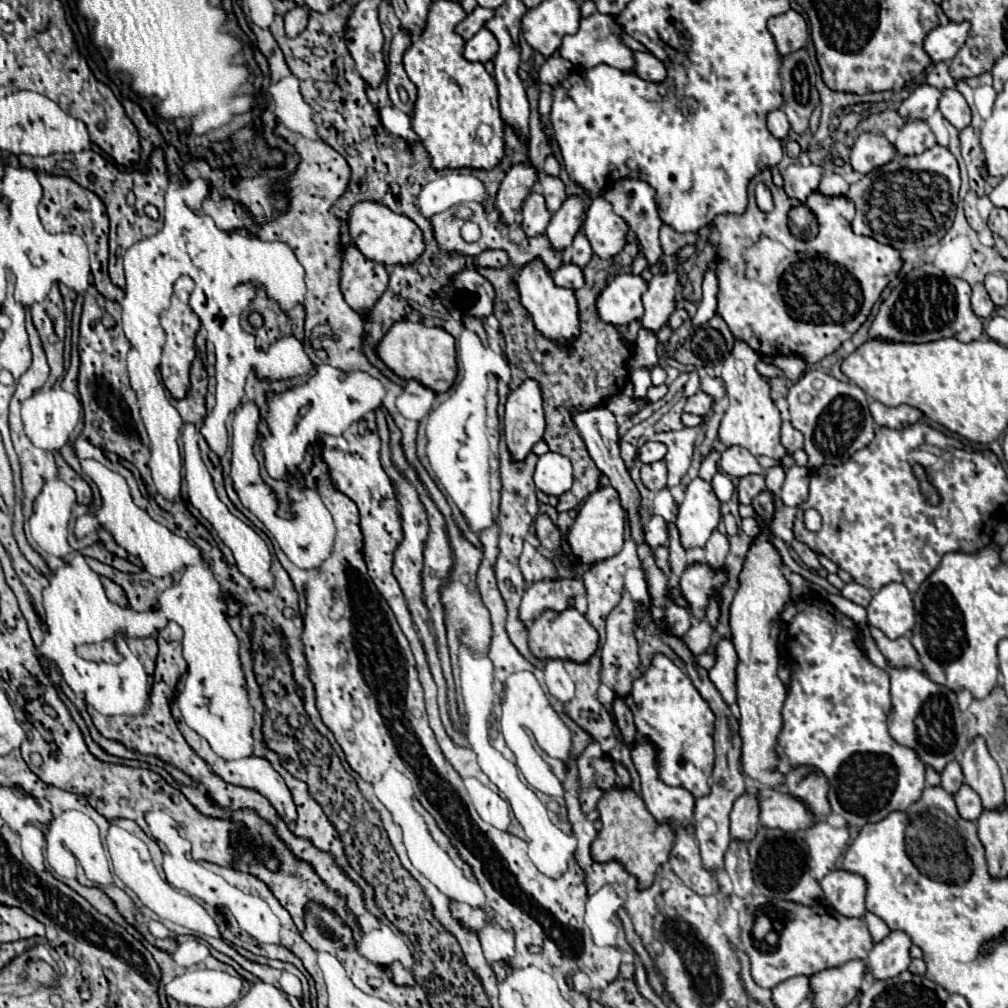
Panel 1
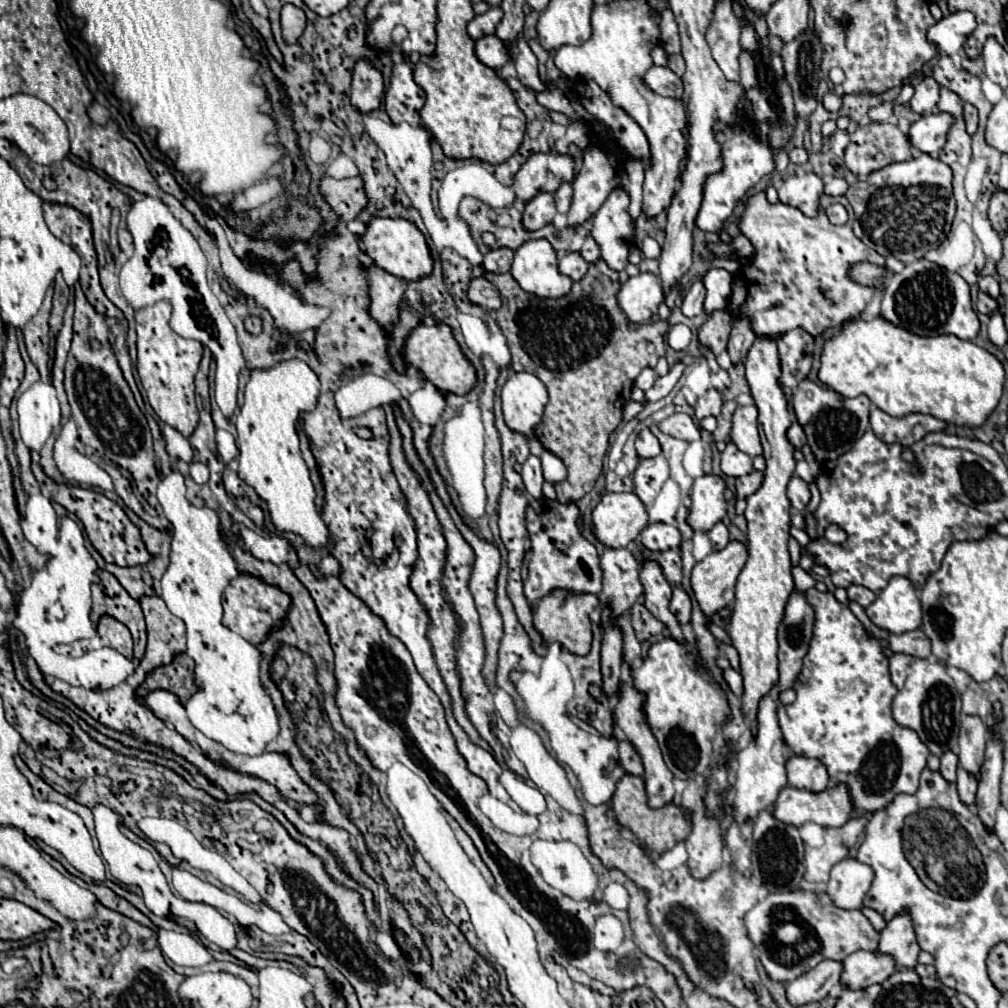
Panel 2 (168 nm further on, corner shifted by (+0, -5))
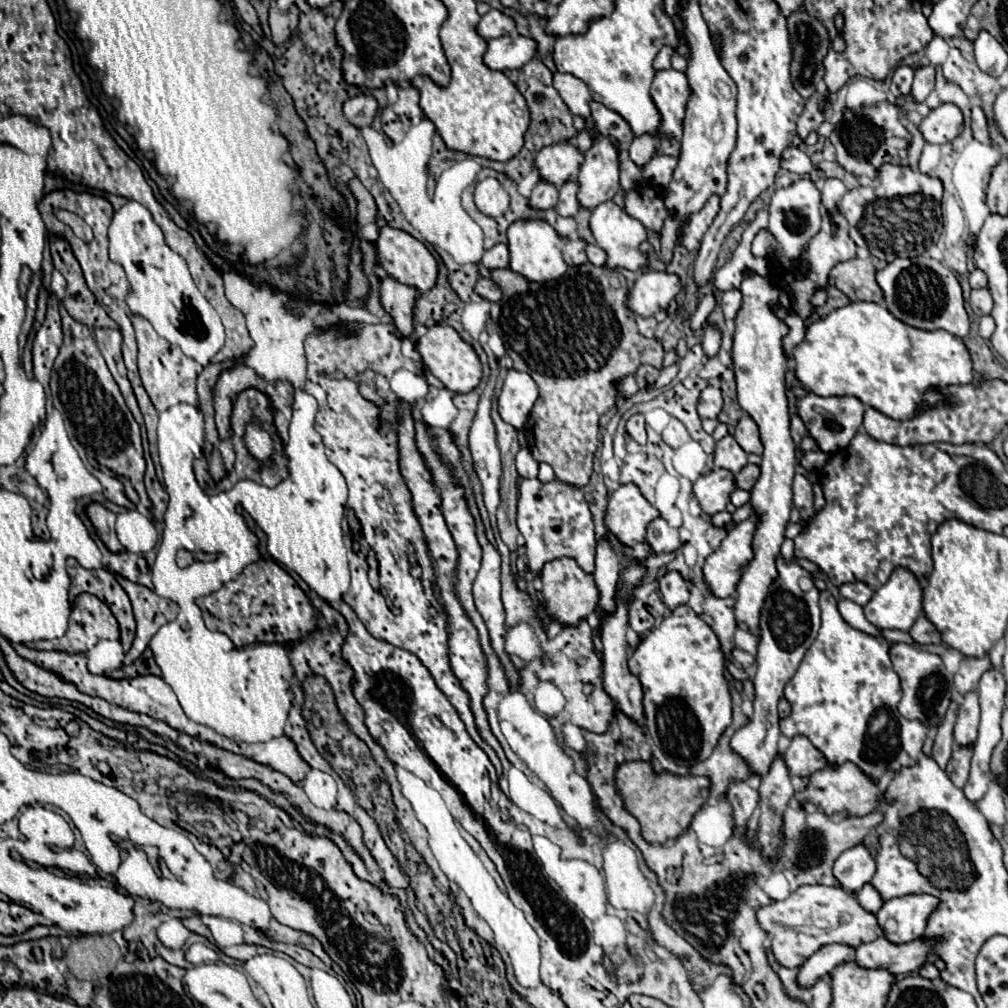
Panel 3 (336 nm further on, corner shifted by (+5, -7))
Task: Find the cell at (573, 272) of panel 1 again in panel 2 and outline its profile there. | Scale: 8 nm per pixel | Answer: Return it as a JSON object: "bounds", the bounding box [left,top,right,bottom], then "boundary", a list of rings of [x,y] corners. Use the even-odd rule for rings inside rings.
{"bounds":[560,252,588,280],"boundary":[[[568,252],[560,258],[560,272],[570,276],[572,280],[580,280],[588,270],[588,262],[580,256],[580,252]]]}

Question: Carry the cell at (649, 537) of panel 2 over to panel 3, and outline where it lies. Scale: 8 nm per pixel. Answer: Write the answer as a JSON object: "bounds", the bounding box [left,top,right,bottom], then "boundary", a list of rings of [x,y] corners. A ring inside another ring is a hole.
{"bounds":[647,518,681,552],"boundary":[[[655,518],[647,526],[647,544],[653,548],[653,552],[675,552],[681,546],[679,530],[671,528],[663,518]]]}

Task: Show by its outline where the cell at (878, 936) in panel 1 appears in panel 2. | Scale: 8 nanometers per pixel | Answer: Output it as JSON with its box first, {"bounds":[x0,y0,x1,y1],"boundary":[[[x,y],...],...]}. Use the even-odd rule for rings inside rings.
{"bounds":[862,908,886,932],"boundary":[[[862,908],[862,914],[872,922],[872,926],[878,930],[878,932],[882,932],[884,930],[884,926],[886,926],[886,920],[882,918],[882,914],[878,914],[876,910],[870,910],[870,908]]]}

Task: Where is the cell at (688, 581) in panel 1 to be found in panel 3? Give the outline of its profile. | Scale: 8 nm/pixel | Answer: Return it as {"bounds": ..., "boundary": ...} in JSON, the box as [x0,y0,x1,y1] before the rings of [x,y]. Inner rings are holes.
{"bounds":[703,516,753,598],"boundary":[[[753,516],[737,524],[733,530],[729,530],[721,546],[707,556],[703,564],[703,576],[713,596],[717,598],[733,596],[737,576],[741,576],[741,568],[749,564],[749,560],[753,558],[751,538],[753,538]]]}

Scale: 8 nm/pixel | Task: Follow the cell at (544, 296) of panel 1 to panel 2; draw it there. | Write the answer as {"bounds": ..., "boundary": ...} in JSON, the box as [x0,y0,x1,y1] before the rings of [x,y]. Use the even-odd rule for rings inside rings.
{"bounds":[510,238,572,298],"boundary":[[[544,238],[526,240],[516,252],[510,274],[526,290],[540,298],[560,298],[570,292],[572,280],[560,274],[552,244]]]}

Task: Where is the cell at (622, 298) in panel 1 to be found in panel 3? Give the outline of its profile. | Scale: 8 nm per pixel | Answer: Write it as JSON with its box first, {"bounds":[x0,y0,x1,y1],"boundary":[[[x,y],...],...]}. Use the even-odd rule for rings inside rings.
{"bounds":[627,270,681,318],"boundary":[[[645,270],[629,288],[627,308],[641,318],[649,318],[657,310],[667,308],[669,302],[679,294],[679,290],[681,284],[675,274]]]}

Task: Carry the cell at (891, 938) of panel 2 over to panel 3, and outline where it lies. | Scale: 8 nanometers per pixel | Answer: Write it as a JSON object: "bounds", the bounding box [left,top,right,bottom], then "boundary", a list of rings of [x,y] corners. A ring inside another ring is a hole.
{"bounds":[877,894,939,944],"boundary":[[[929,894],[901,896],[901,898],[887,900],[877,912],[877,920],[879,926],[883,928],[885,938],[893,944],[907,944],[919,938],[937,902],[939,900]]]}

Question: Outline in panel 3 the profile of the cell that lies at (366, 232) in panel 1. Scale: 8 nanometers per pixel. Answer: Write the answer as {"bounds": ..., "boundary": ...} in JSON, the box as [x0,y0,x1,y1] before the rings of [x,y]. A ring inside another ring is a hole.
{"bounds":[375,226,437,292],"boundary":[[[383,226],[379,230],[379,238],[375,242],[375,250],[377,250],[379,264],[387,270],[387,274],[391,278],[399,280],[401,284],[413,286],[419,292],[427,292],[427,290],[431,290],[435,286],[435,280],[437,280],[437,260],[427,250],[427,246],[423,242],[419,242],[417,238],[413,238],[409,232],[399,230],[399,228],[391,228],[391,226]]]}

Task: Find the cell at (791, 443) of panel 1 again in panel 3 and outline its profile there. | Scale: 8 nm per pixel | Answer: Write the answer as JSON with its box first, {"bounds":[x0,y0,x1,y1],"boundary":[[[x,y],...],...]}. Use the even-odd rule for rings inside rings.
{"bounds":[791,416,807,444],"boundary":[[[791,416],[791,438],[793,438],[793,442],[799,444],[803,440],[803,436],[807,436],[805,424],[801,422],[799,416]]]}

